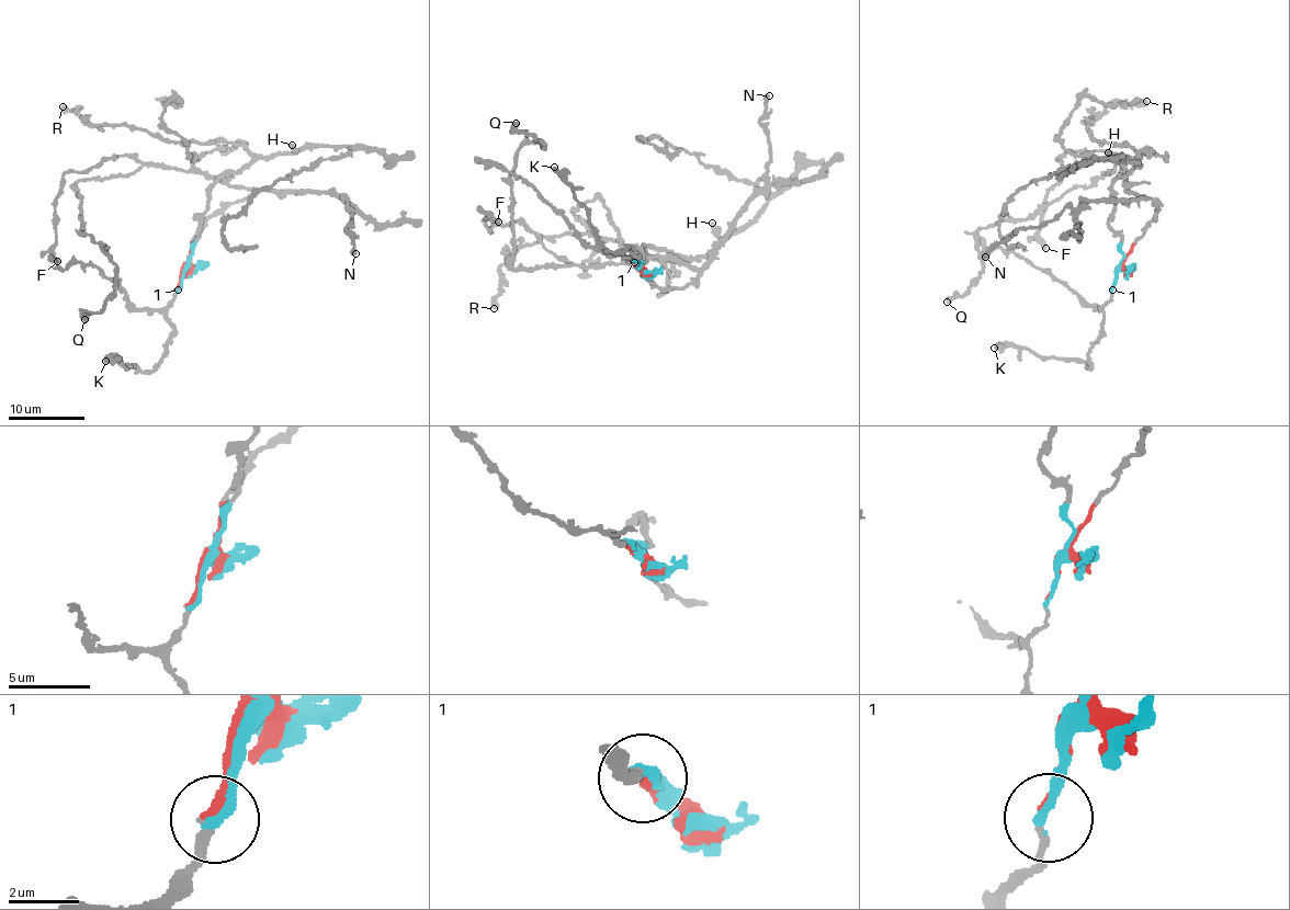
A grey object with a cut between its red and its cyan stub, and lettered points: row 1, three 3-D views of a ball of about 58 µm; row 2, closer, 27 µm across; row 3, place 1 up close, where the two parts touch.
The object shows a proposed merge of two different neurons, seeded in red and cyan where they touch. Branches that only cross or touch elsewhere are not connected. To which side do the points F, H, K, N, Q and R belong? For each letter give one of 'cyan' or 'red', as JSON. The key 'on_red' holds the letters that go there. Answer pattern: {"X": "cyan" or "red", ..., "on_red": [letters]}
{"F": "red", "H": "cyan", "K": "cyan", "N": "red", "Q": "red", "R": "cyan", "on_red": ["F", "N", "Q"]}

